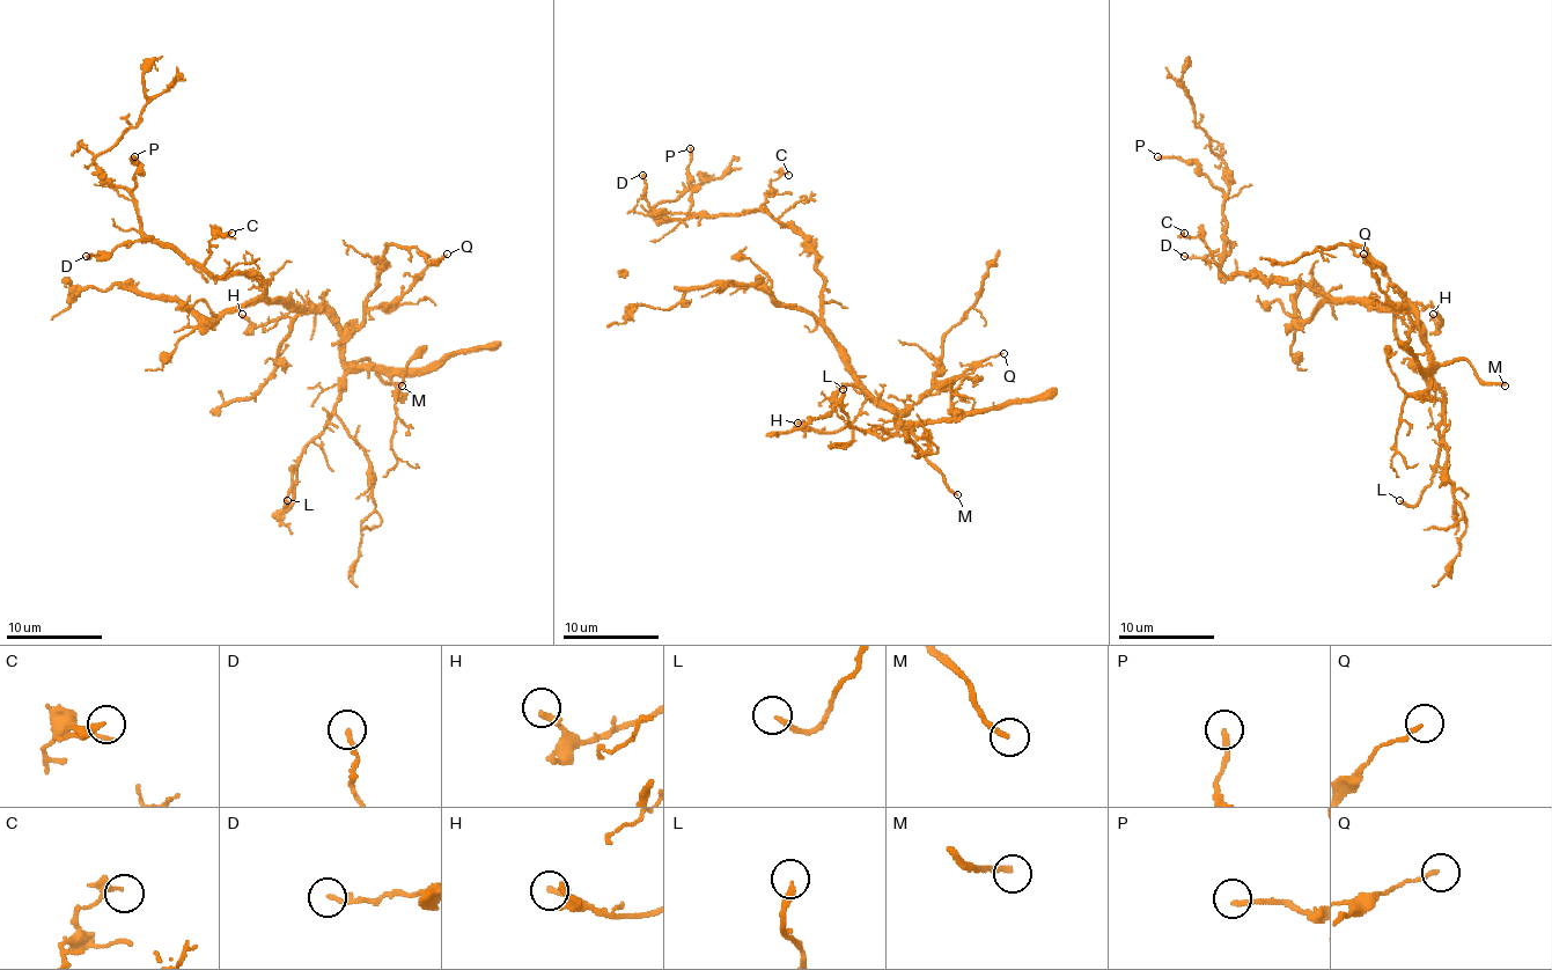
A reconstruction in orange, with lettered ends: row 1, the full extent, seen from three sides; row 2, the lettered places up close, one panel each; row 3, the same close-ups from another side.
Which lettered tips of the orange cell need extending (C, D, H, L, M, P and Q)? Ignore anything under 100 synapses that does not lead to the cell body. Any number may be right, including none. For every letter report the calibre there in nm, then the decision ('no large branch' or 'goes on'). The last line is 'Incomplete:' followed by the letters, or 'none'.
C: 170 nm | no large branch
D: 170 nm | no large branch
H: 220 nm | no large branch
L: 180 nm | no large branch
M: 240 nm | goes on
P: 190 nm | no large branch
Q: 130 nm | no large branch
Incomplete: M

